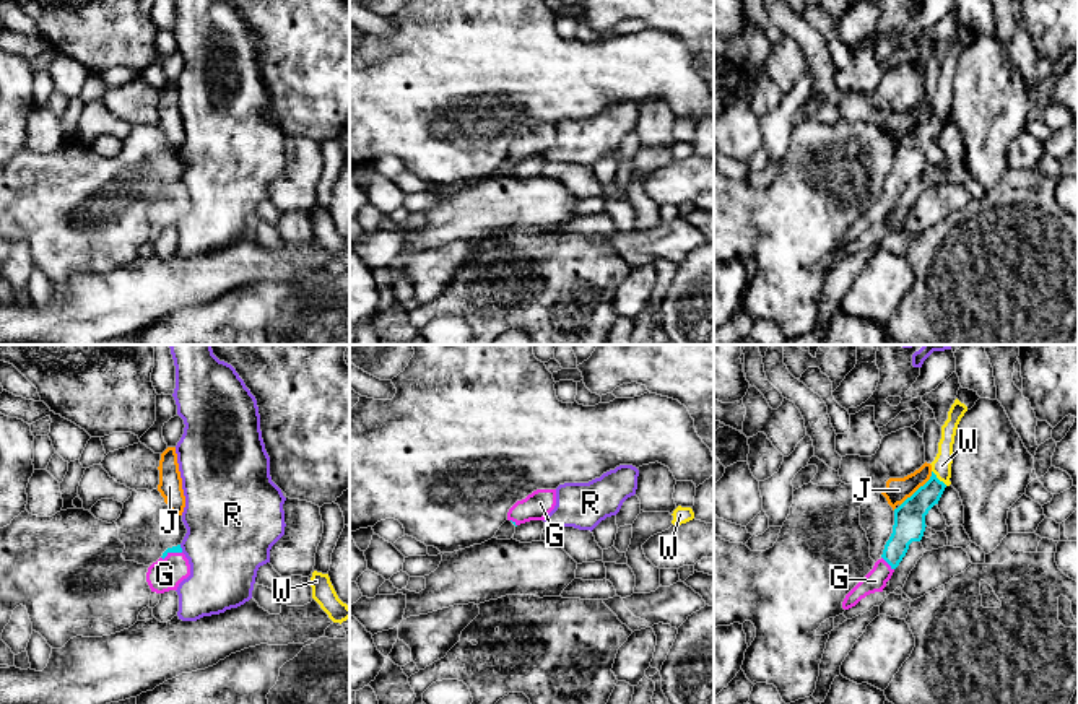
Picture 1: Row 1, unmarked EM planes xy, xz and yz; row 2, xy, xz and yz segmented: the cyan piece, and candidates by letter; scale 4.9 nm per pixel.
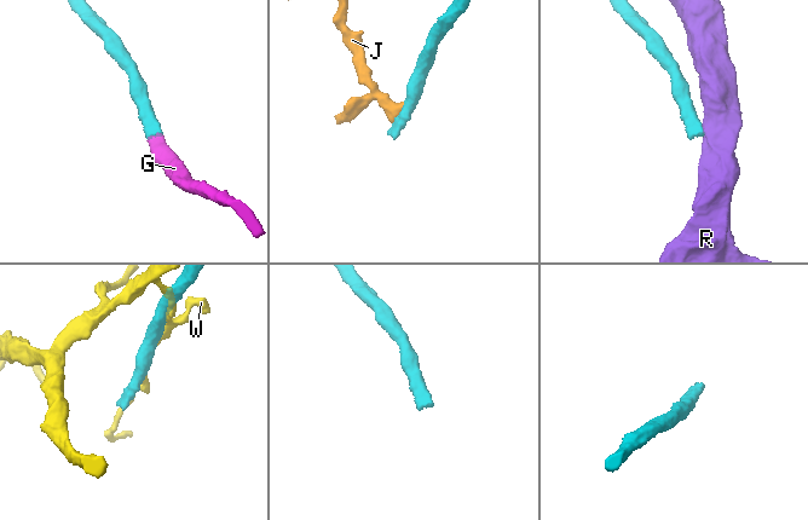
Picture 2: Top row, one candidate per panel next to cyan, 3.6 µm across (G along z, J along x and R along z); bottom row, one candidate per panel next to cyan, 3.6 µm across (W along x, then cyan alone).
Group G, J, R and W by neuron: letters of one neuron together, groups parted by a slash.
G / J / R / W

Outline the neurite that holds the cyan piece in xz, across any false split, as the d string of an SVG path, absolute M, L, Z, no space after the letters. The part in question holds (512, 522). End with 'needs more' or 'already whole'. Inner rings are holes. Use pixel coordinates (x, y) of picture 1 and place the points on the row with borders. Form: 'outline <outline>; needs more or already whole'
outline M537 489L517 501L507 512L507 520L520 525L530 520L545 520L556 506L556 489Z; needs more

